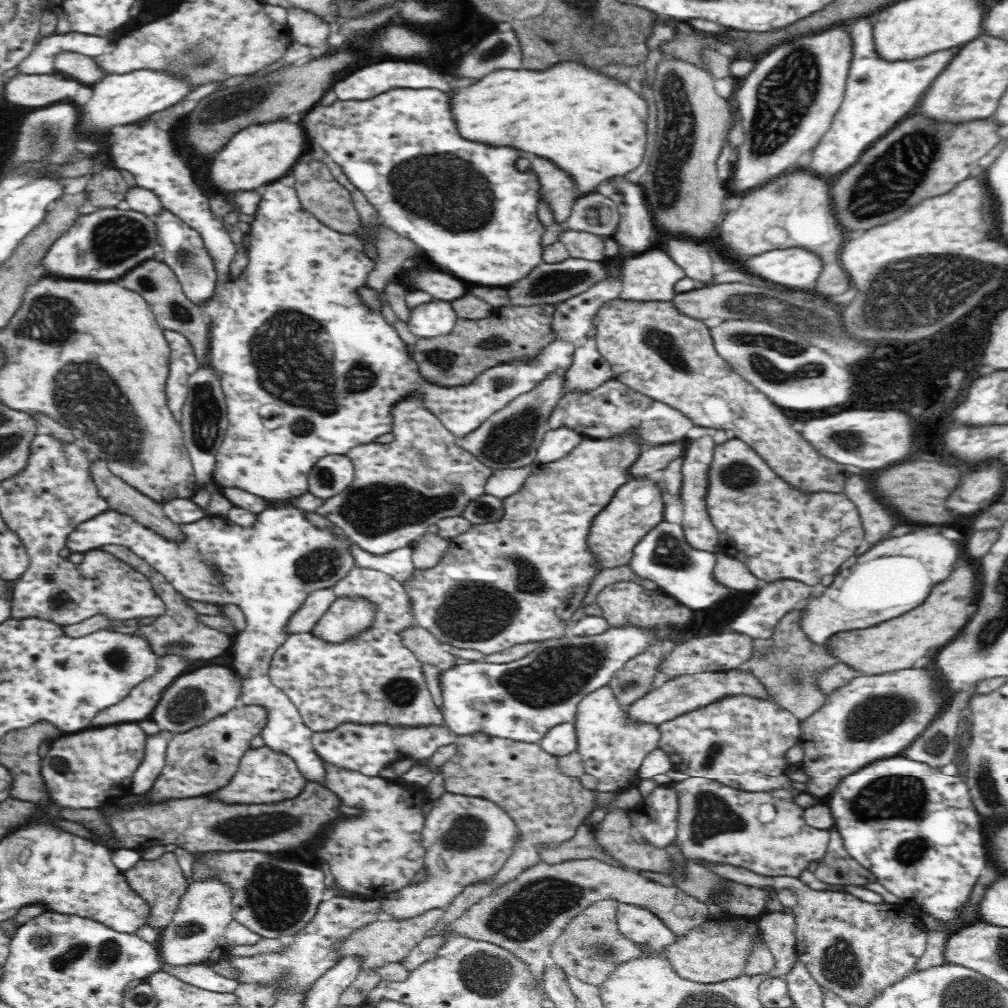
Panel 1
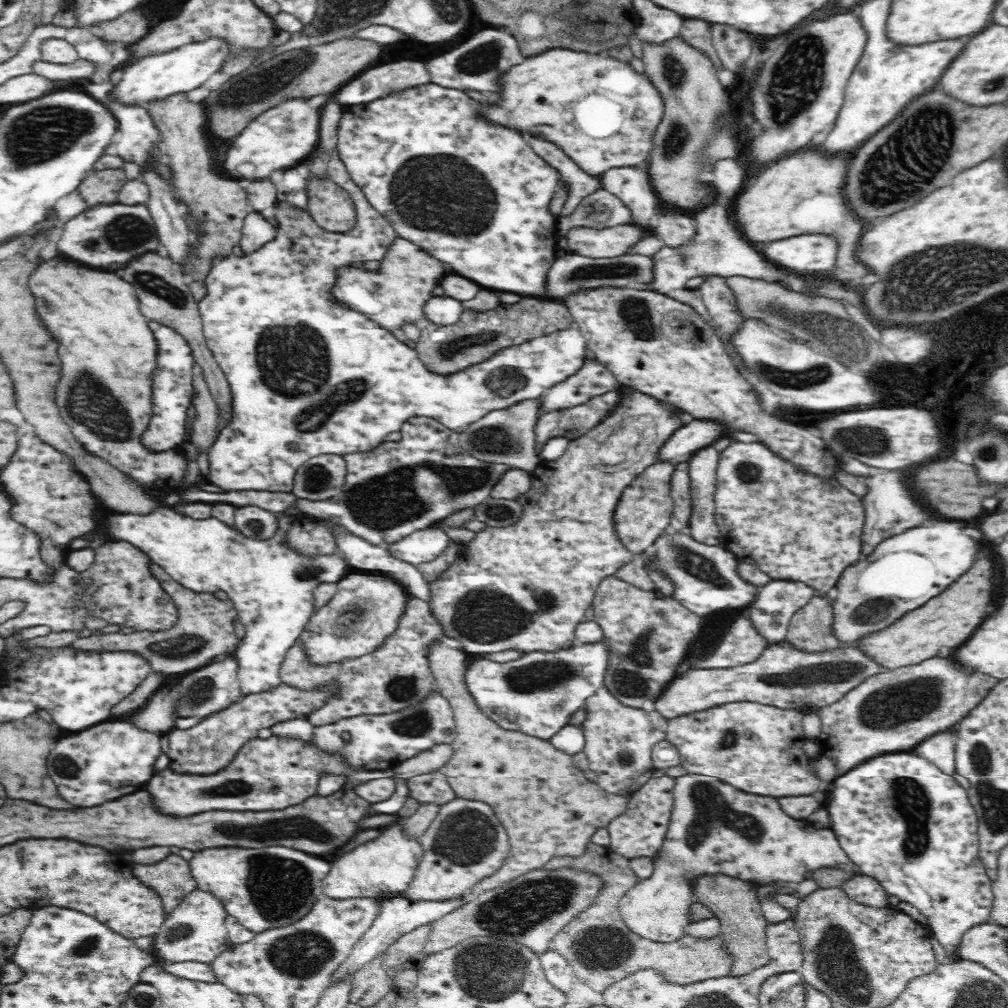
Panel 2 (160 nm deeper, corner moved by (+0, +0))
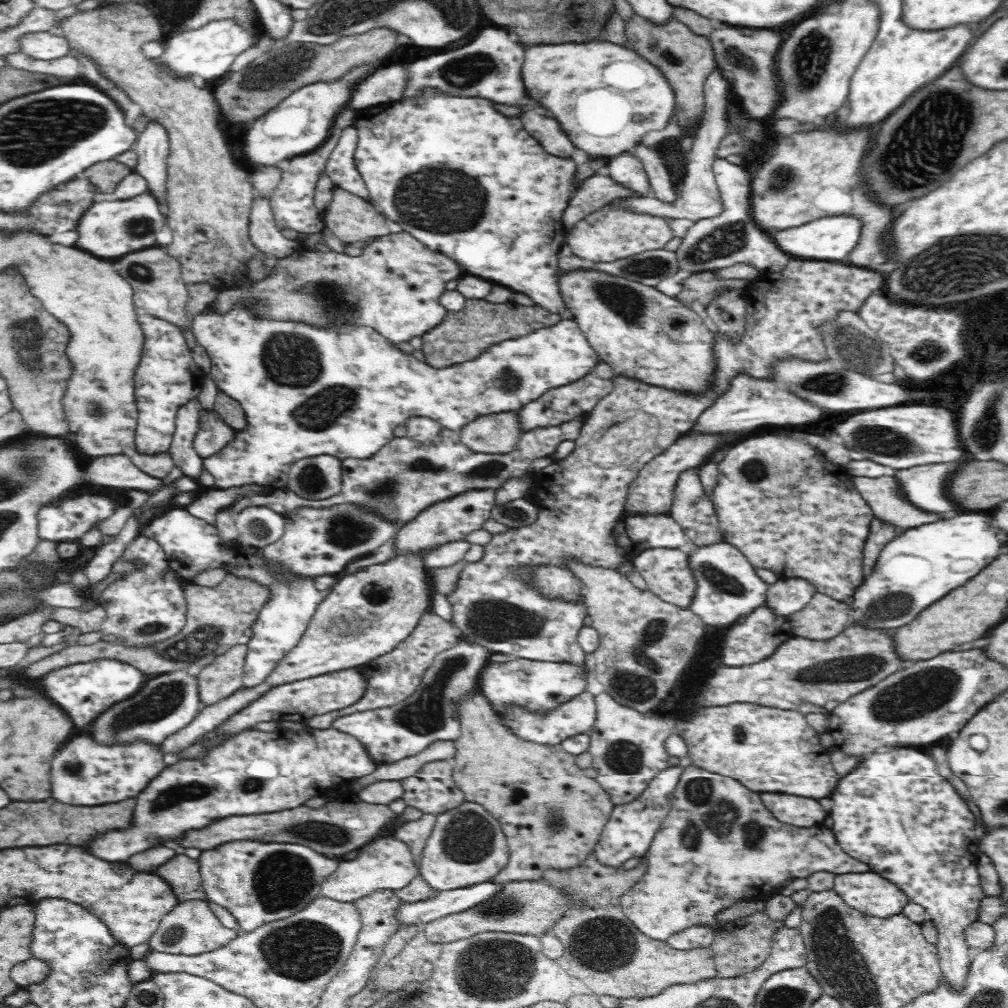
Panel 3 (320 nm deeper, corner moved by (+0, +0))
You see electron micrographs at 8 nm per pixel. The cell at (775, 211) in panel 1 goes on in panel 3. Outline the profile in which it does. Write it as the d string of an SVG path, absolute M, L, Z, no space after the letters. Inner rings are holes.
M816 129L814 132L796 132L794 136L782 136L774 146L772 156L766 164L756 172L751 181L752 215L755 222L768 231L782 231L786 228L800 226L826 216L851 214L858 216L864 224L861 226L858 246L850 252L850 264L854 266L872 266L870 270L880 270L884 274L890 272L890 264L882 260L882 244L878 244L878 236L882 236L882 228L894 220L894 212L890 208L880 208L880 203L869 196L869 190L864 188L861 170L862 157L866 154L867 144L870 144L870 130L854 132L846 136L838 136L834 130Z

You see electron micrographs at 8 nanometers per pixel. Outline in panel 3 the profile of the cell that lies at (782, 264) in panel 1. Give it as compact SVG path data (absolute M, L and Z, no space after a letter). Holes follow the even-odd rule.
M851 214L838 215L838 220L832 220L836 216L818 218L813 222L800 224L786 228L782 231L771 231L772 237L776 236L776 244L798 258L810 258L810 260L834 260L834 262L846 262L846 256L850 254L850 248L858 244L861 235L861 226L858 220L850 220Z

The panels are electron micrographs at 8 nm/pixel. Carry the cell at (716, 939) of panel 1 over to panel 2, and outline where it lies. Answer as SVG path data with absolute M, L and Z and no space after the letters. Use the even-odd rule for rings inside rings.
M591 845L584 851L583 856L556 858L554 864L562 864L562 868L574 868L602 877L604 890L599 892L594 904L566 924L549 946L569 961L569 969L572 969L569 972L576 972L575 975L596 992L602 994L611 984L640 969L654 969L664 979L670 980L670 983L679 985L722 978L730 974L734 955L726 949L725 940L721 938L720 933L706 940L684 934L672 943L658 943L642 939L626 927L619 913L619 903L639 879L630 869L629 860L612 852L609 847Z

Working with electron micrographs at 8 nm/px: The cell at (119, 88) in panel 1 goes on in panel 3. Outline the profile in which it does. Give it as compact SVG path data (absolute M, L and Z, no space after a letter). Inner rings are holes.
M233 18L210 20L201 28L194 28L194 32L180 32L167 41L168 49L161 55L160 62L169 68L176 76L200 76L204 80L218 78L230 70L234 59L251 47L256 46L258 38L264 34L260 23L252 26L240 26Z

